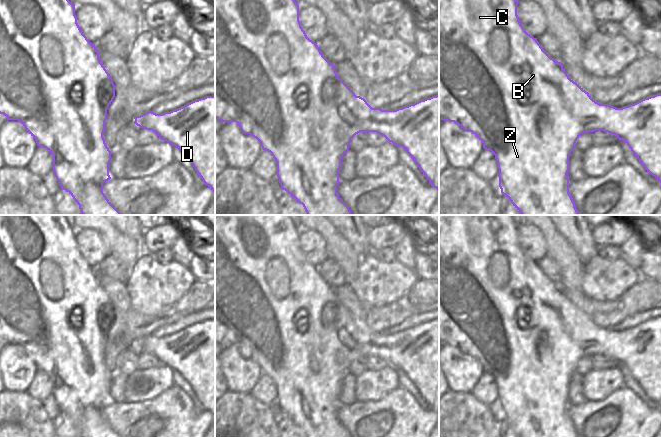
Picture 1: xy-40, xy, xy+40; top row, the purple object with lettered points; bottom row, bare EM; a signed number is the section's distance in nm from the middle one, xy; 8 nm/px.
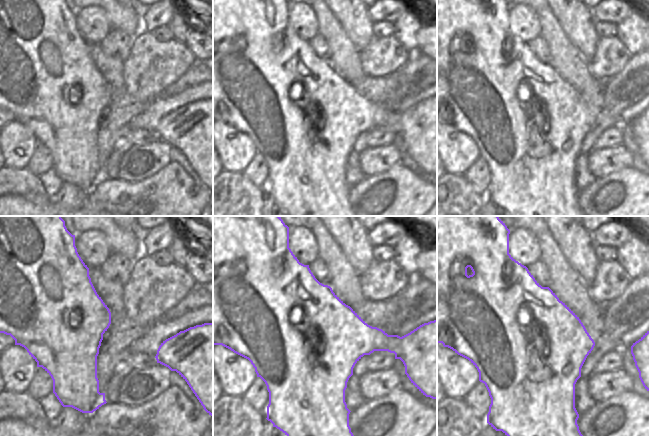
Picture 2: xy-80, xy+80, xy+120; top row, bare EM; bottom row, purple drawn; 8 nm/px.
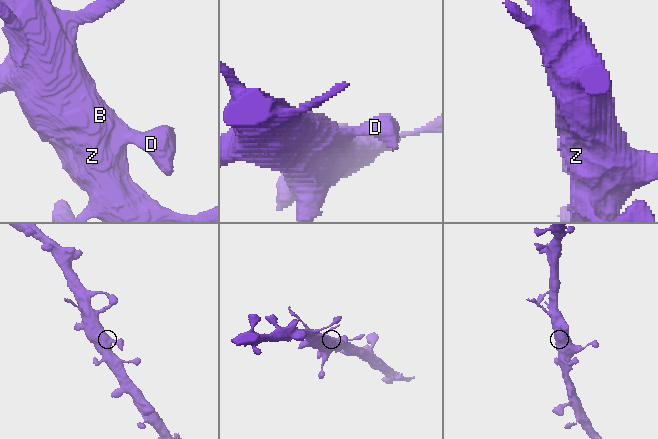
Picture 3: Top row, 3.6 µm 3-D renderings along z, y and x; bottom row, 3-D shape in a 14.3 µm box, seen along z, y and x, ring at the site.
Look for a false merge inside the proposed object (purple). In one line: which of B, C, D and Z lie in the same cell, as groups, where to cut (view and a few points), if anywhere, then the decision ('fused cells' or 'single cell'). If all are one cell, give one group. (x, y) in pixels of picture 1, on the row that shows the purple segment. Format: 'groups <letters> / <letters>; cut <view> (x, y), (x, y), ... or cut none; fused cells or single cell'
groups B C D Z; cut none; single cell

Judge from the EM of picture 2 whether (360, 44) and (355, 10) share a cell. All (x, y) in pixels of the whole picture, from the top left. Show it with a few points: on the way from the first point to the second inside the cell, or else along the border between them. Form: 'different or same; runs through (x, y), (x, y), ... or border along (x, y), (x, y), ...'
same; runs through (360, 36), (360, 30), (355, 22), (355, 18)

